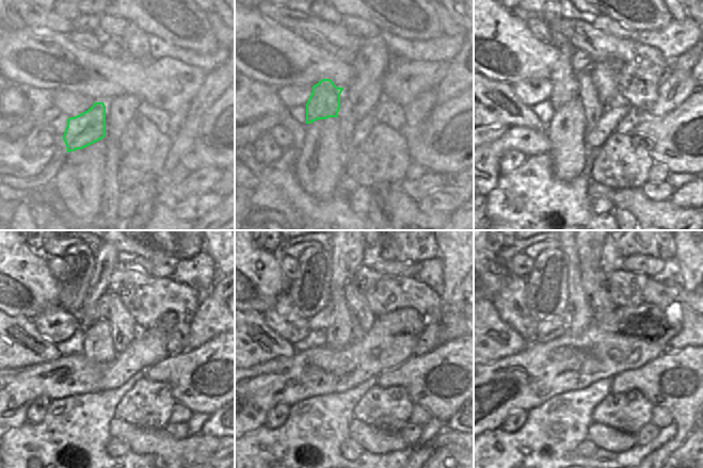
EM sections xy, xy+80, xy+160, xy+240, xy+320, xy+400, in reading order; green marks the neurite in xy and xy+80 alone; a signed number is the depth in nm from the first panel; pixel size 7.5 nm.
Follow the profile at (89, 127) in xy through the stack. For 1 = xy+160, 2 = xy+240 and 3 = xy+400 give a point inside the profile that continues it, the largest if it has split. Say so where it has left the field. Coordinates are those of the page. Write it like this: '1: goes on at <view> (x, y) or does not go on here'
1: goes on at xy+160 (564, 84)
2: goes on at xy+240 (106, 256)
3: goes on at xy+400 (589, 252)

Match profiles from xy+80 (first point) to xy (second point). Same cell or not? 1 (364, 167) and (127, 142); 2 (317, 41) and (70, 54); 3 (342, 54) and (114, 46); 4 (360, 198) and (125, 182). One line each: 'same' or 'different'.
1: different
2: different
3: same
4: different

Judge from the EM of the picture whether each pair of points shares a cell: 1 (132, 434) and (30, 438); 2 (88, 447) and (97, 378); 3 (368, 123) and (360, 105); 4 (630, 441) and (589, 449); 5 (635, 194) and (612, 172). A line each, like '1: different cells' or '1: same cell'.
1: different cells
2: different cells
3: different cells
4: different cells
5: different cells

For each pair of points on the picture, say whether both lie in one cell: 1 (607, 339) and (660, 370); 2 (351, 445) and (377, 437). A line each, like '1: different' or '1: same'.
1: different
2: different

